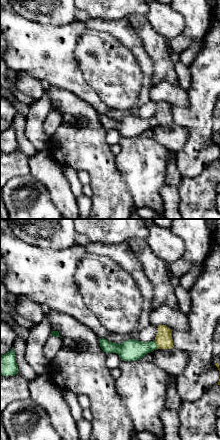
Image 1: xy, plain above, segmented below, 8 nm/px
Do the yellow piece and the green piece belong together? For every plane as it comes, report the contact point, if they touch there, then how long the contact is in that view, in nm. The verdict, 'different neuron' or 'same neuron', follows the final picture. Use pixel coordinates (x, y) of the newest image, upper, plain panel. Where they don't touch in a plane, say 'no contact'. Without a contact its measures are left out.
contact (156, 119); length 80 nm

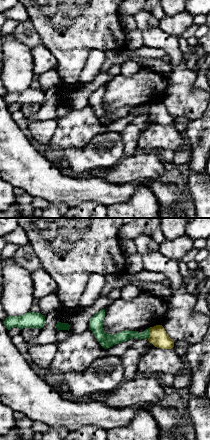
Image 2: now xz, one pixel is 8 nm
contact (150, 109); length 90 nm

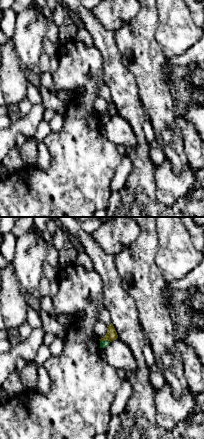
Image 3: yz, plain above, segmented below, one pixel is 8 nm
contact (105, 115); length 90 nm

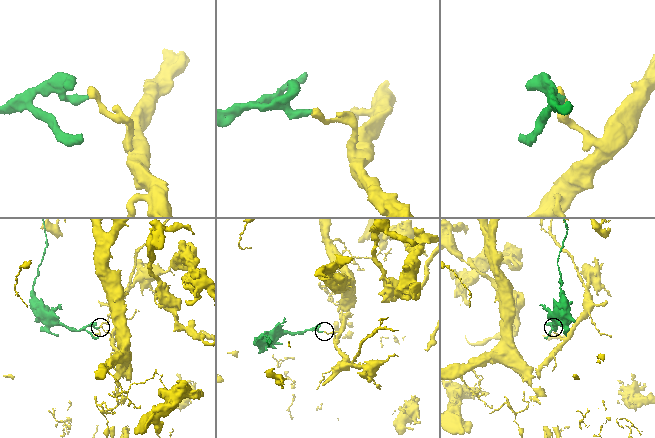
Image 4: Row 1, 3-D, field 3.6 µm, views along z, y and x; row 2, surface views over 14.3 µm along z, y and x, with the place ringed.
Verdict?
different neuron

